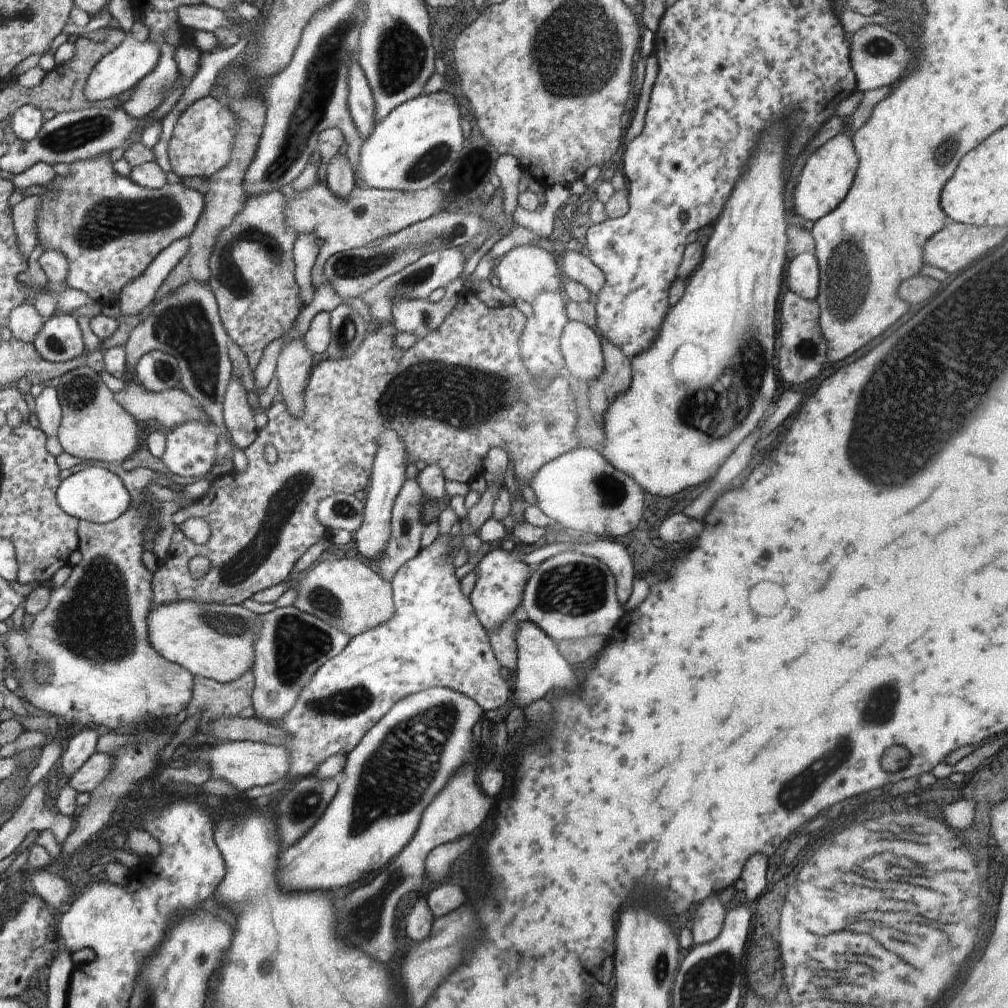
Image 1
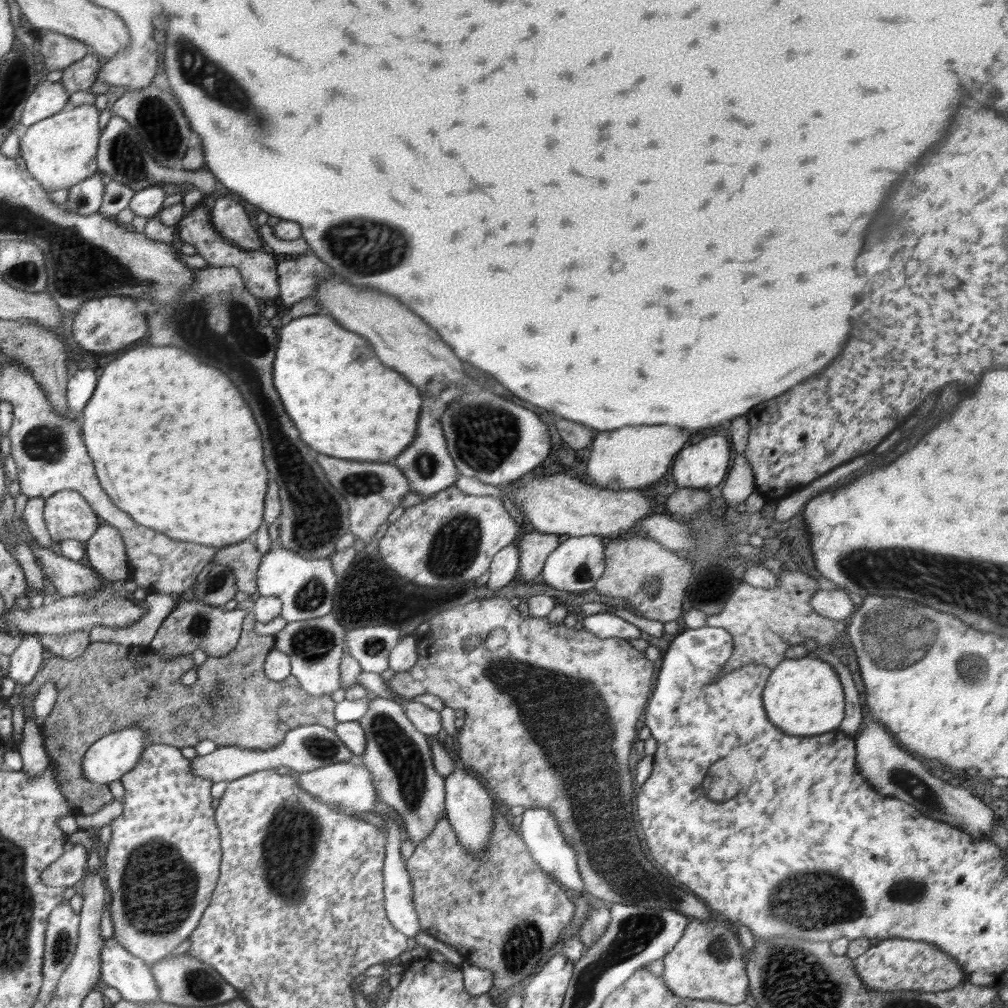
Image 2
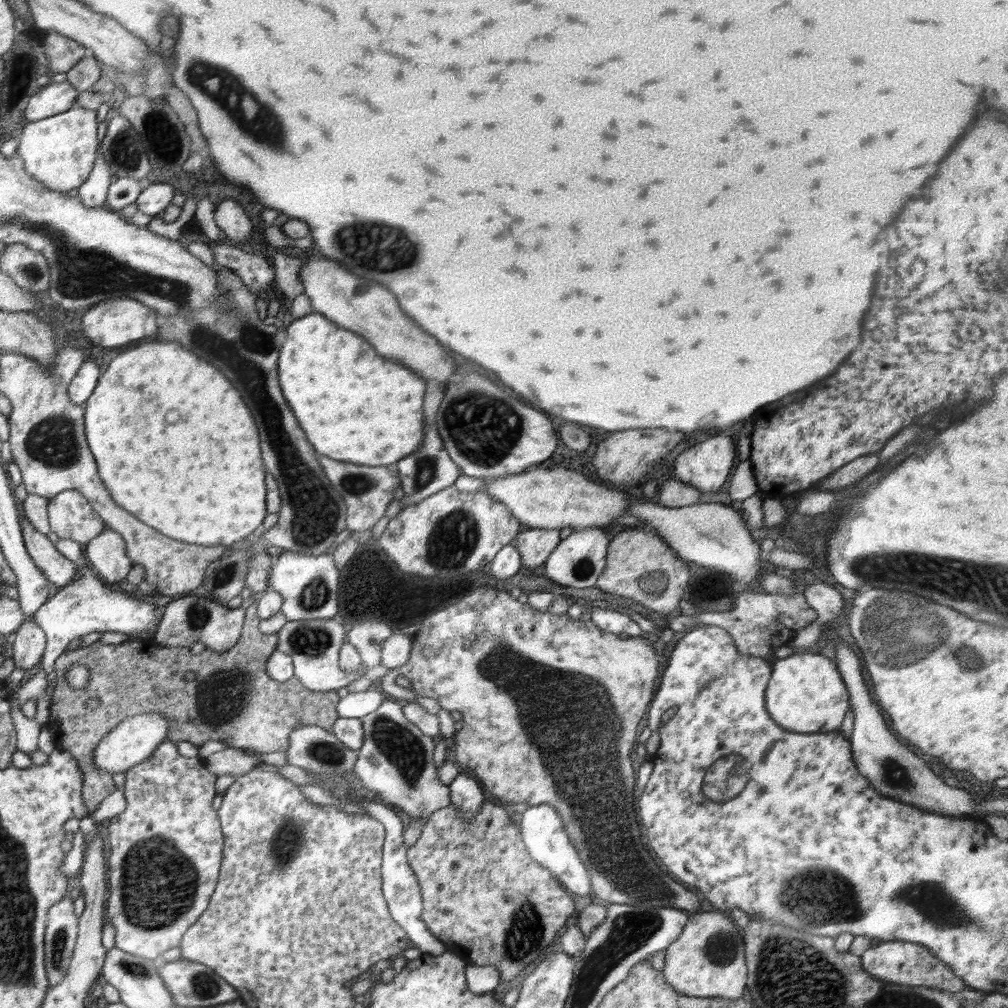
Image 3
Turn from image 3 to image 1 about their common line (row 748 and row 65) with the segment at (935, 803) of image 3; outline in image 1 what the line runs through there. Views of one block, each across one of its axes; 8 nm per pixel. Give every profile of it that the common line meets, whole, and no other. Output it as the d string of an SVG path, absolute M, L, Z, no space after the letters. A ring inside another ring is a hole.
M866 24L851 36L849 59L855 72L858 91L869 91L898 84L911 68L914 54L896 34L879 24Z

